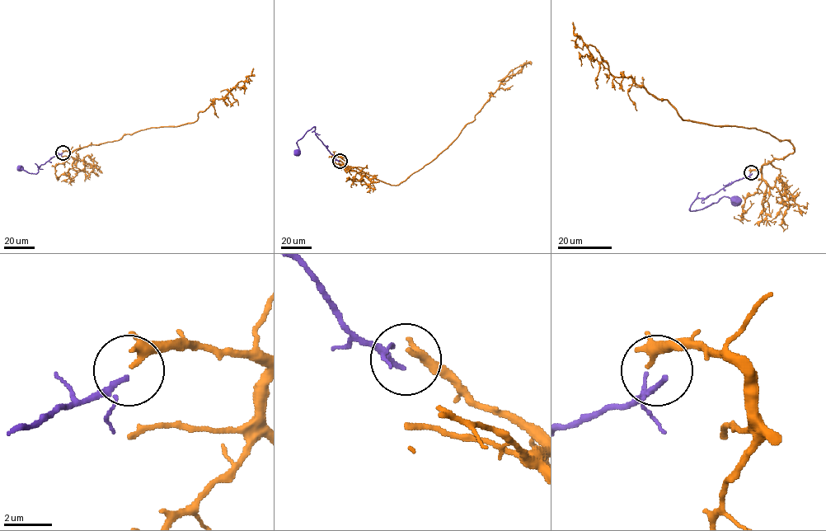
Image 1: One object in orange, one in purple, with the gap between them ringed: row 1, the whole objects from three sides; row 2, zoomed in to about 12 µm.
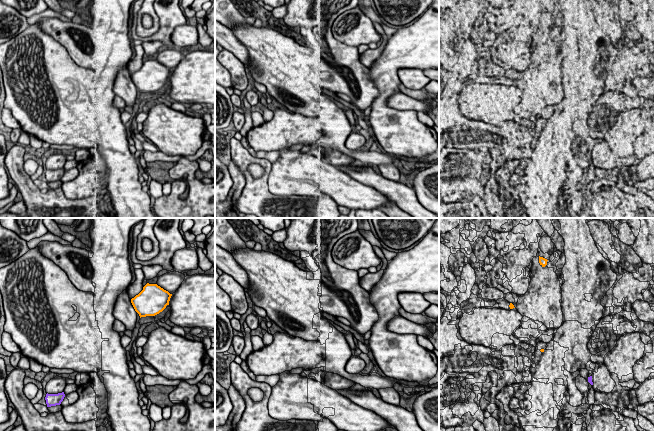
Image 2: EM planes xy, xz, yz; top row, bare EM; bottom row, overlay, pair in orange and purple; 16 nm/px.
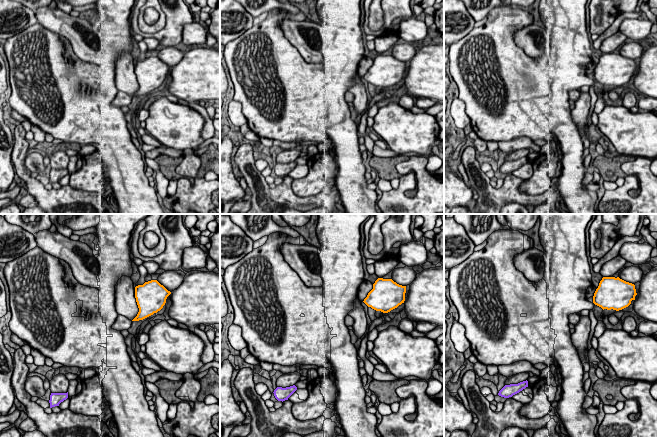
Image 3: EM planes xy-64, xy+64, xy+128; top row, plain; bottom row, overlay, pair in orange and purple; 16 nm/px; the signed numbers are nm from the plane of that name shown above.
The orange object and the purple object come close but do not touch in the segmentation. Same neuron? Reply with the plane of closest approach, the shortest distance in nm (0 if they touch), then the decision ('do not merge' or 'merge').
nearest in yz; 850 nm apart; merge

